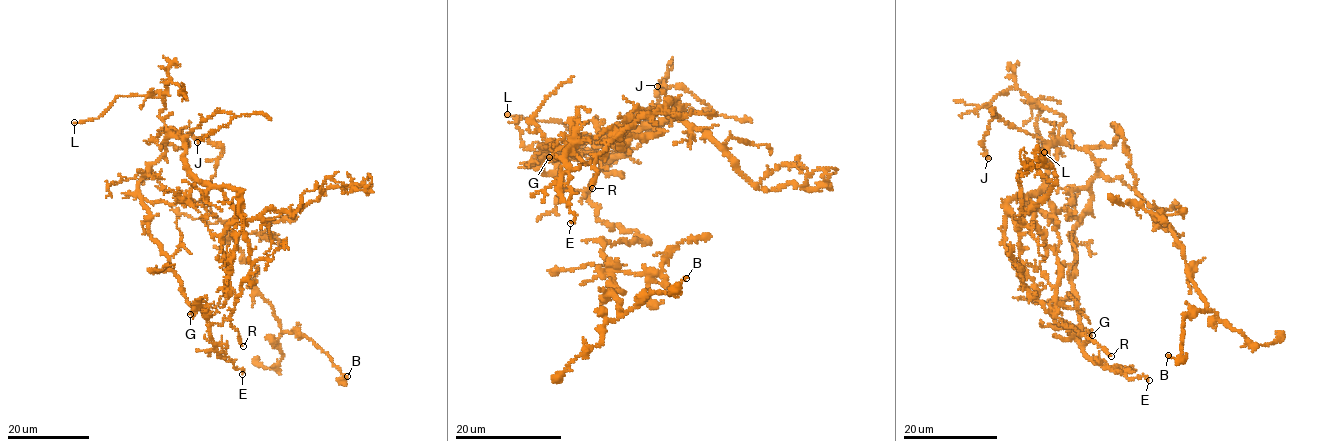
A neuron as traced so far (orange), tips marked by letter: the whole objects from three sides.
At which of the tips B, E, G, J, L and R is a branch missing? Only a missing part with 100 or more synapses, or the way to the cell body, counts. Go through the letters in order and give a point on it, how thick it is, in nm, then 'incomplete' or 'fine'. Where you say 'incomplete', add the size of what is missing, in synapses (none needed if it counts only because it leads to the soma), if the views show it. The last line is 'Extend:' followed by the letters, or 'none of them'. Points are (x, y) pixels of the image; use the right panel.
B: at (1168, 355); 160 nm thick; fine
E: at (1149, 380); 160 nm thick; fine
G: at (1092, 335); 100 nm thick; fine
J: at (988, 158); 110 nm thick; fine
L: at (1044, 152); 260 nm thick; incomplete
R: at (1111, 356); 130 nm thick; fine
Extend: L

